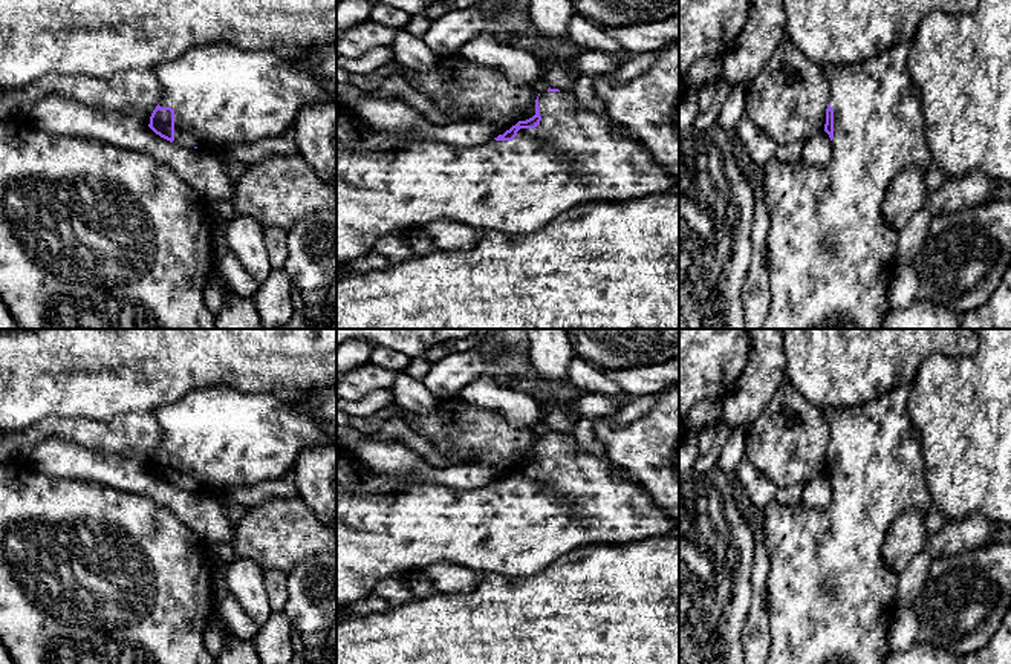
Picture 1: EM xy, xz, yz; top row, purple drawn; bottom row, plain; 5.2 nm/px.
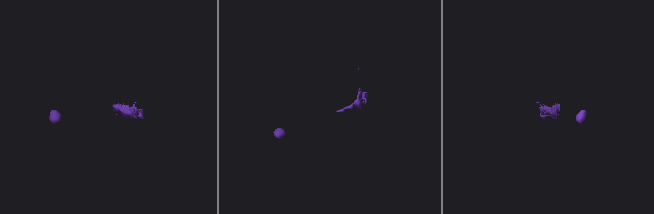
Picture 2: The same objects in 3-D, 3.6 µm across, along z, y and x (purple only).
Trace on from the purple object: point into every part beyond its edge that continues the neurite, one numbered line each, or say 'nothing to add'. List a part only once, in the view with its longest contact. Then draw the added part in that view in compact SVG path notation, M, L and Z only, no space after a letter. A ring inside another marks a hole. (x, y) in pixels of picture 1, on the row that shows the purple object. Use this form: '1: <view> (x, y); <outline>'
1: xz (386, 184); M546 90L538 96L538 107L540 124L534 130L520 129L512 141L491 139L476 147L457 147L379 132L336 98L336 268L369 254L384 236L407 234L434 220L456 220L480 231L528 234L583 202L668 194L678 184L642 142L619 133L609 119L581 109L572 90Z

